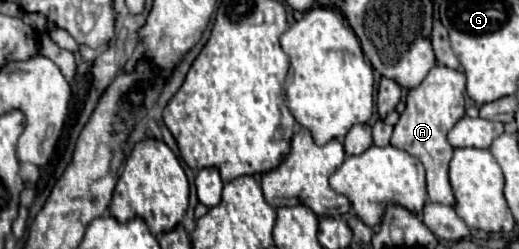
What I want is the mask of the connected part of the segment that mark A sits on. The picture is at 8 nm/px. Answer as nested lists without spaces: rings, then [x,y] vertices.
[[[434,66],[420,86],[408,90],[406,110],[400,114],[400,120],[396,122],[390,140],[392,146],[406,150],[408,154],[416,156],[424,164],[428,198],[432,202],[446,204],[446,206],[456,204],[452,186],[448,182],[448,164],[452,160],[454,148],[448,144],[446,134],[464,116],[464,86],[466,86],[464,72],[446,66]]]

